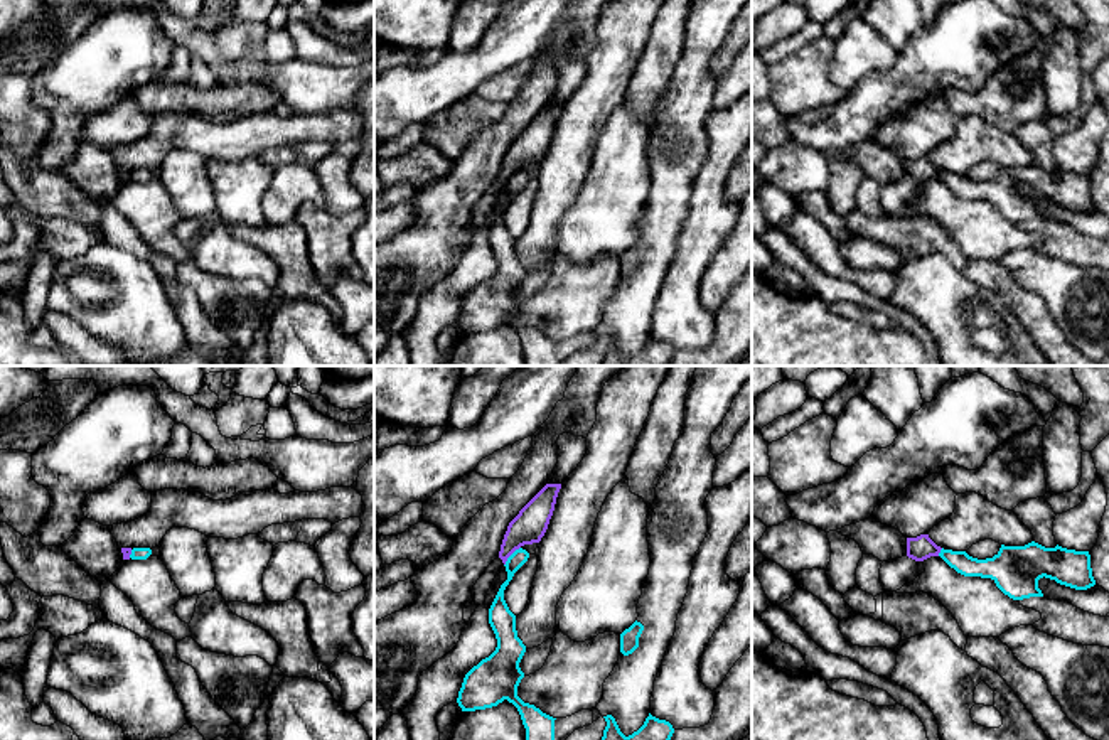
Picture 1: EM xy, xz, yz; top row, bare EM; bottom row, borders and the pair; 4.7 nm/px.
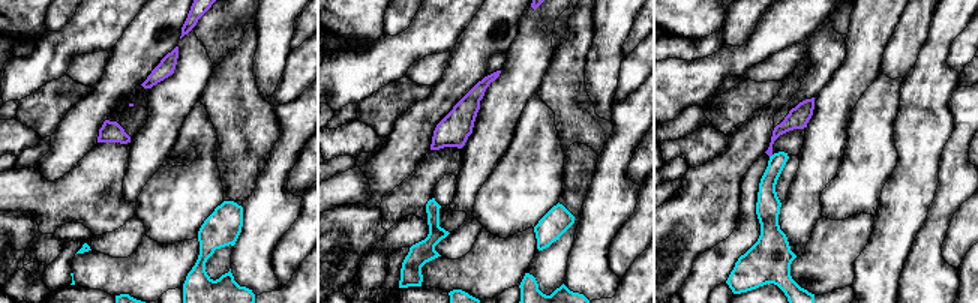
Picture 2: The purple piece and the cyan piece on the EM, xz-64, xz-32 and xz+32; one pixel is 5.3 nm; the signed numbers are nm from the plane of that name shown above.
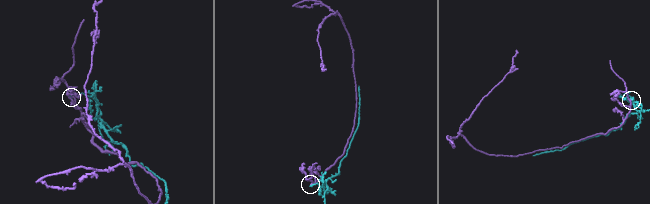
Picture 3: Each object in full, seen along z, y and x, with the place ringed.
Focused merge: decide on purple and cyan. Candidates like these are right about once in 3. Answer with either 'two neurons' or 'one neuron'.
two neurons

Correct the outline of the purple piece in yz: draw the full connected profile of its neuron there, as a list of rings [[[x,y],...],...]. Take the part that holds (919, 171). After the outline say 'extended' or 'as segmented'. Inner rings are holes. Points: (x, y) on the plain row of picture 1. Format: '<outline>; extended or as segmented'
[[[920,157],[917,160],[907,160],[907,179],[915,184],[924,184],[930,179],[939,179],[940,169],[937,169],[929,157]]]; as segmented

